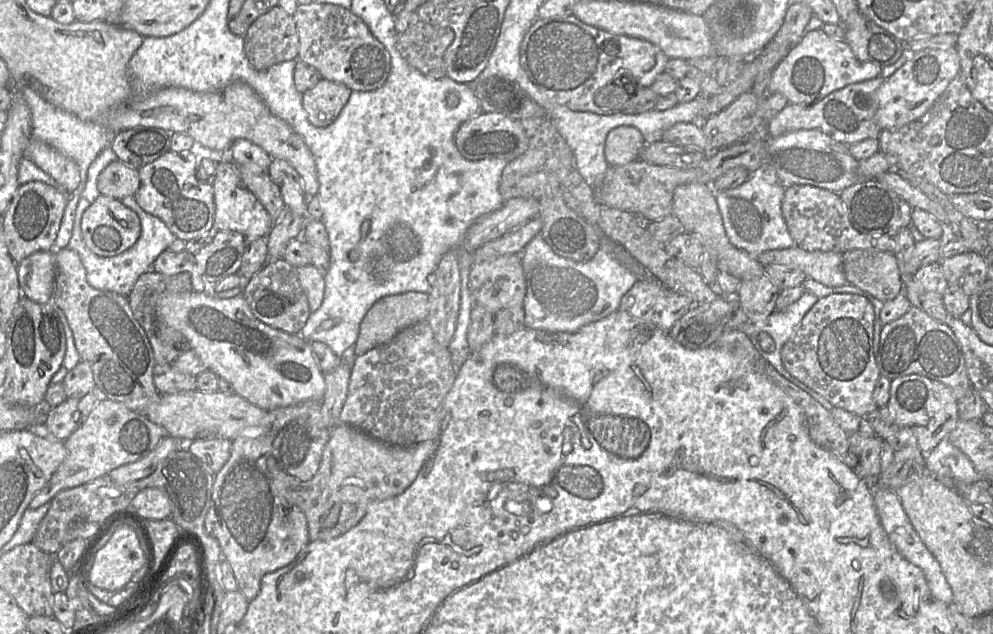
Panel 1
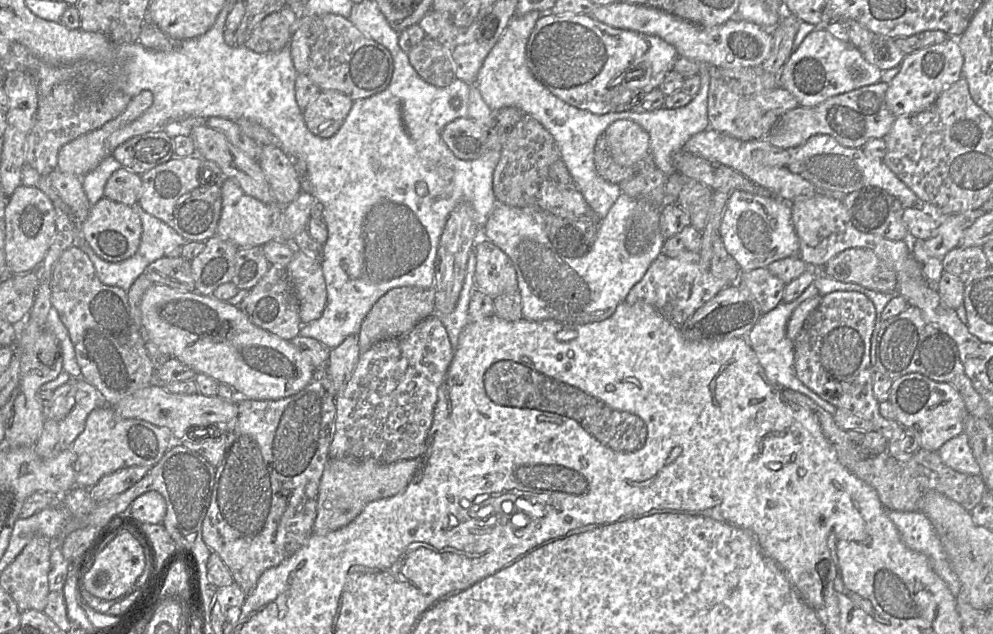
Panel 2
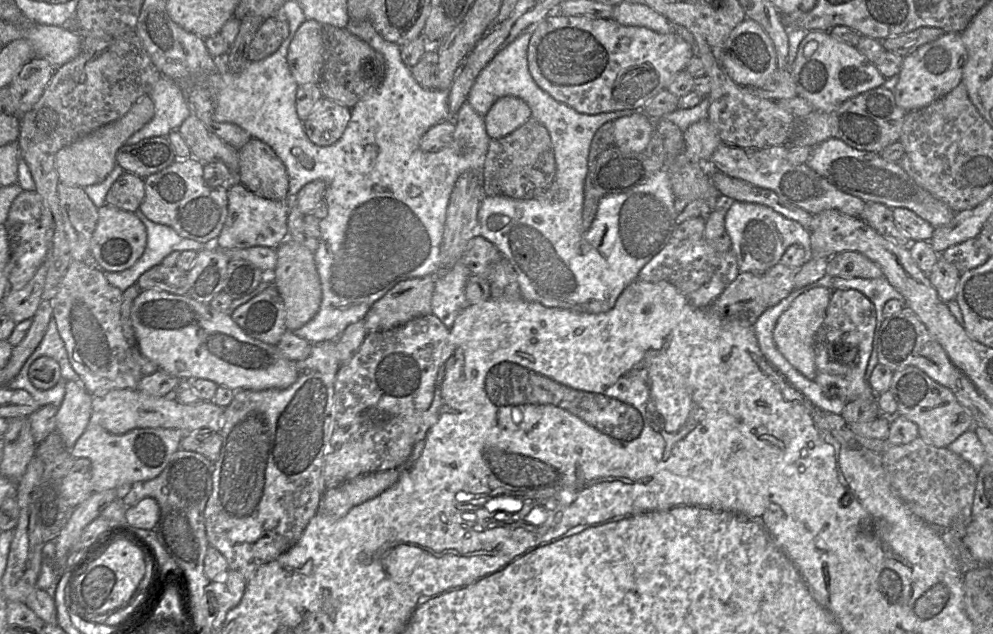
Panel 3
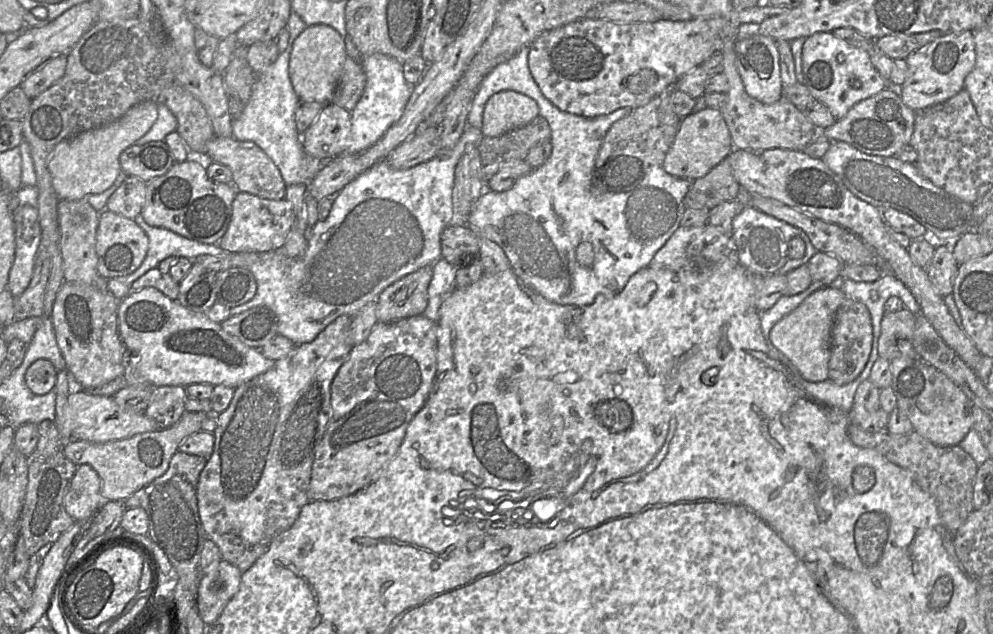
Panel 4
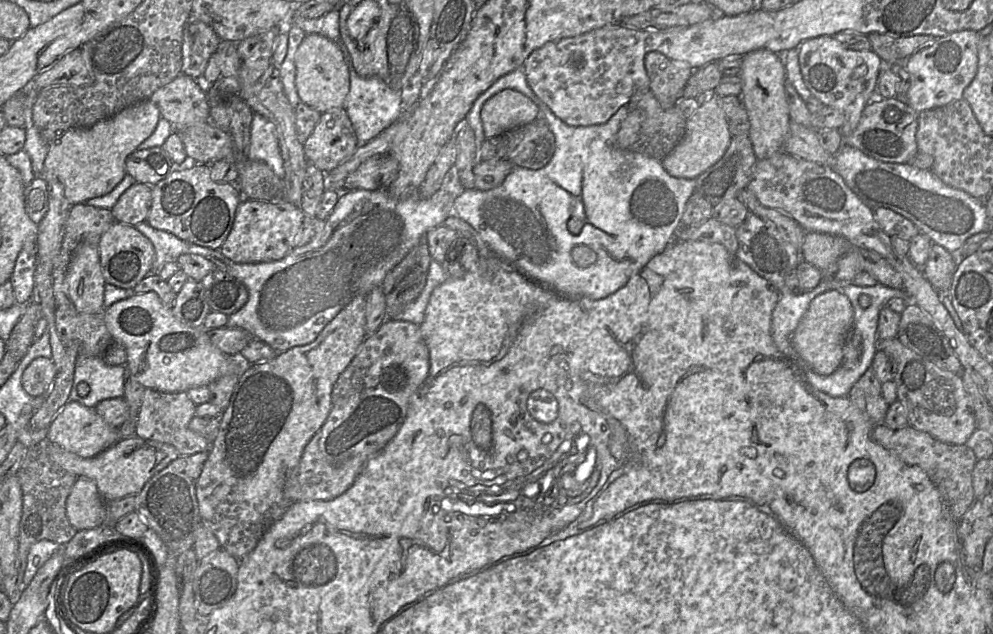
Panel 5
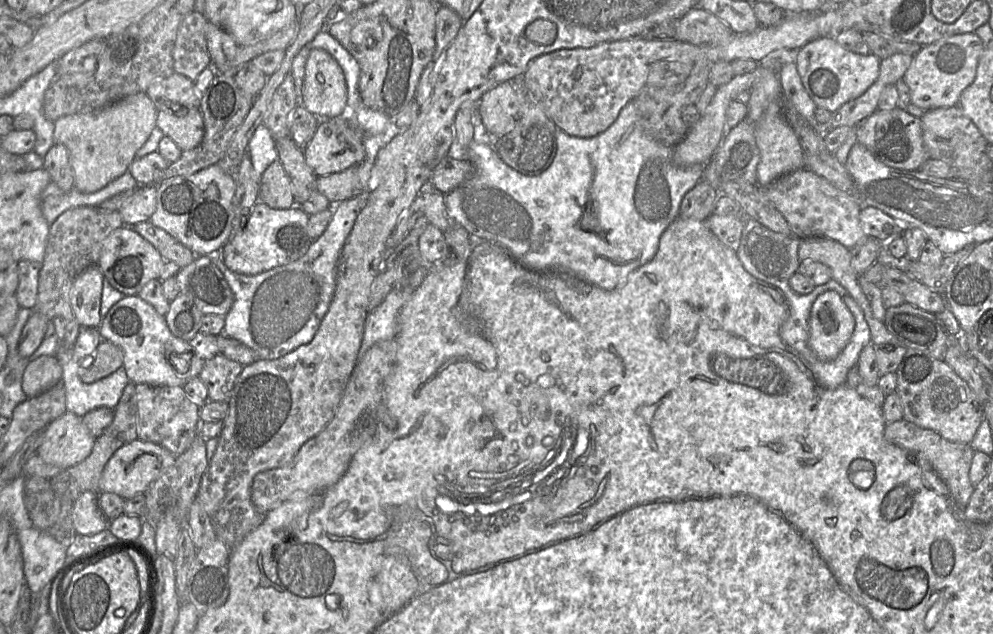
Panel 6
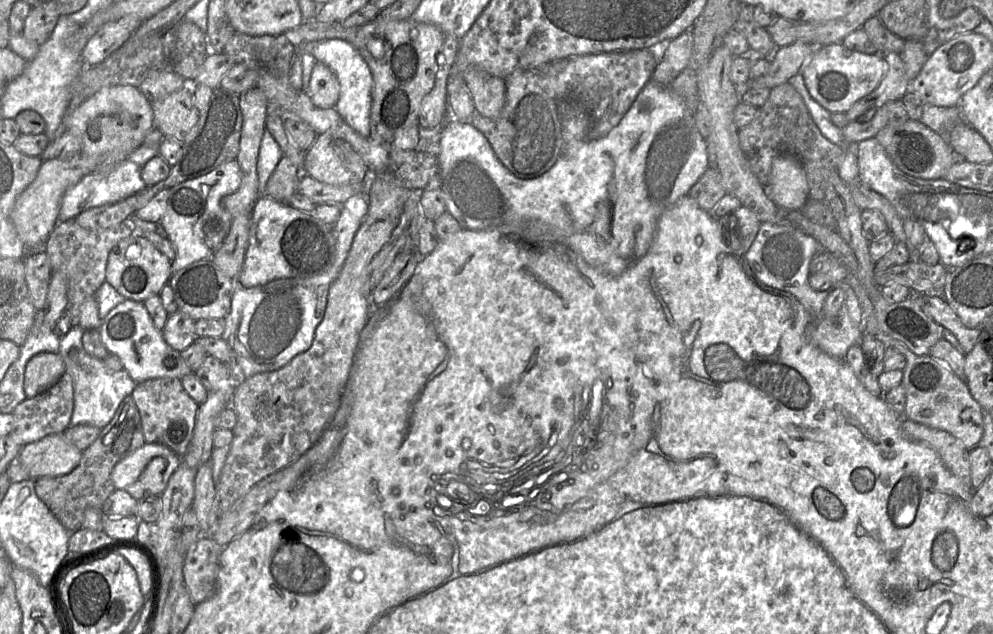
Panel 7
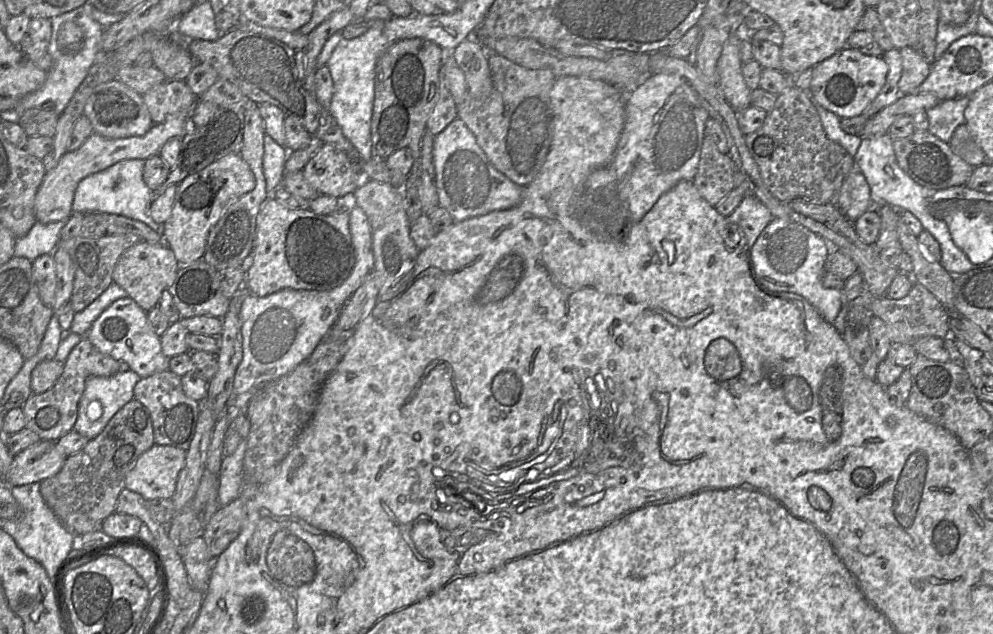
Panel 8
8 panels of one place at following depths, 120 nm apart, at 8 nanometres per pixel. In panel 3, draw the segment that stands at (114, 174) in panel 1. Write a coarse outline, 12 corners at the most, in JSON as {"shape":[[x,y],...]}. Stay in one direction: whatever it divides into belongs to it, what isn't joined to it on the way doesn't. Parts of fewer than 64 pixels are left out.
{"shape":[[126,171],[110,187],[106,203],[135,213],[144,179]]}

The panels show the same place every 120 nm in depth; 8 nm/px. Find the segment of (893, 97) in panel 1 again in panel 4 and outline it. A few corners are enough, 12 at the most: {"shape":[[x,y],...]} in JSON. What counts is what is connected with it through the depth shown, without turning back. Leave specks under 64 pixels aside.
{"shape":[[973,31],[943,33],[906,59],[914,112],[964,88]]}

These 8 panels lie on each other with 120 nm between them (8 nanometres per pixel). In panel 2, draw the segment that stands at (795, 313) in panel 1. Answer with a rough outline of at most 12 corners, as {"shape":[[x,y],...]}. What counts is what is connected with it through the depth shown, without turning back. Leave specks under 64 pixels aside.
{"shape":[[811,283],[760,316],[744,336],[767,378],[800,392],[833,416],[838,409],[805,386],[786,335],[795,308],[819,294]]}

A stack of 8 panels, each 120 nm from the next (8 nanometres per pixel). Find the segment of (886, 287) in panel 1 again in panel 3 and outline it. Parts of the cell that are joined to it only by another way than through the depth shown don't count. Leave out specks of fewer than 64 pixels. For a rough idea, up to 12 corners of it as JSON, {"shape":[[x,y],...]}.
{"shape":[[856,251],[828,260],[827,275],[875,279],[882,269]]}

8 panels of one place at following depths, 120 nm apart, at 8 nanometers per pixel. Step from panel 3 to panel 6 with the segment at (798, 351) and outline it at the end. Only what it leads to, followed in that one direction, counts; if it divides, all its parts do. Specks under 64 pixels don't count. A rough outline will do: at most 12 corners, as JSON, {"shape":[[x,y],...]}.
{"shape":[[835,291],[812,304],[808,345],[835,359],[855,327]]}

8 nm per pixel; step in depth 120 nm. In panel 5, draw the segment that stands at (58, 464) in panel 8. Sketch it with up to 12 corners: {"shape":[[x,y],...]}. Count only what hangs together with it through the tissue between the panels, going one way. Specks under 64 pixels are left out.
{"shape":[[69,400],[47,440],[82,458],[118,442],[120,430]]}

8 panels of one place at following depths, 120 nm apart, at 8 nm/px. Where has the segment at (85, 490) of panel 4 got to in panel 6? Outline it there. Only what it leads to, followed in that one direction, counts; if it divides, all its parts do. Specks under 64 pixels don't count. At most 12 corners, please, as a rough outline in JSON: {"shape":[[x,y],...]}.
{"shape":[[96,492],[74,501],[76,533],[97,534],[109,521],[100,510]]}

